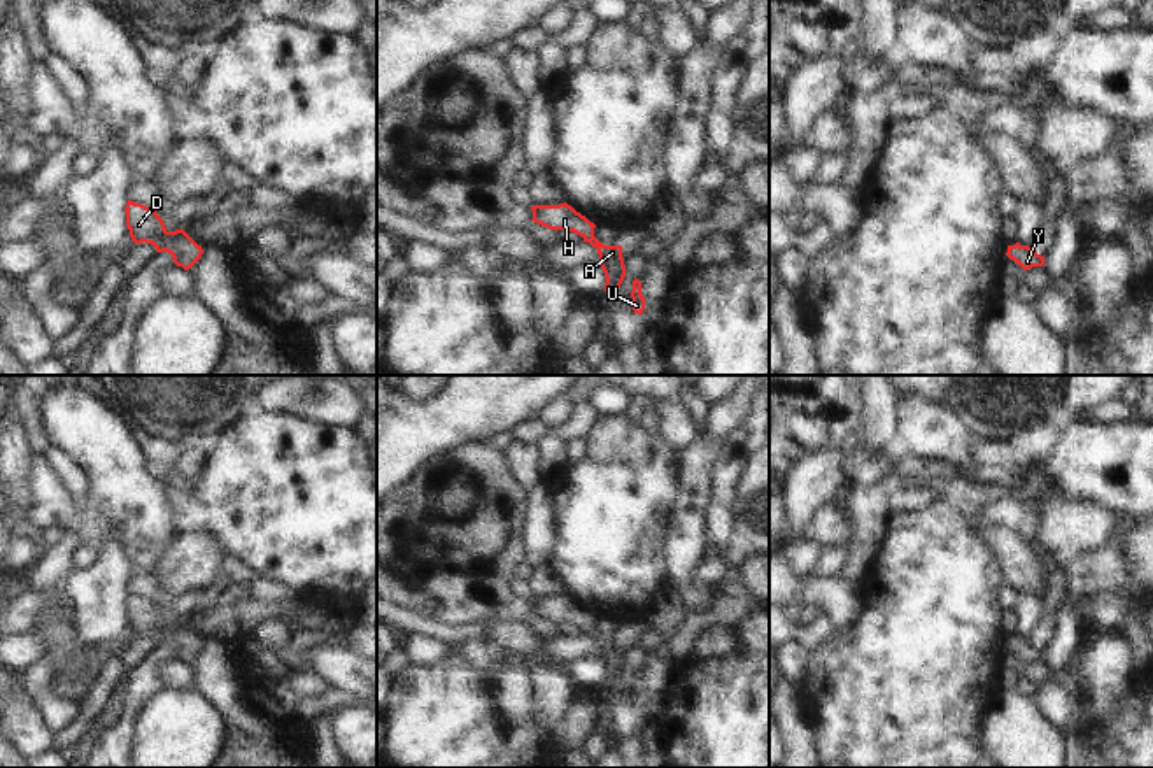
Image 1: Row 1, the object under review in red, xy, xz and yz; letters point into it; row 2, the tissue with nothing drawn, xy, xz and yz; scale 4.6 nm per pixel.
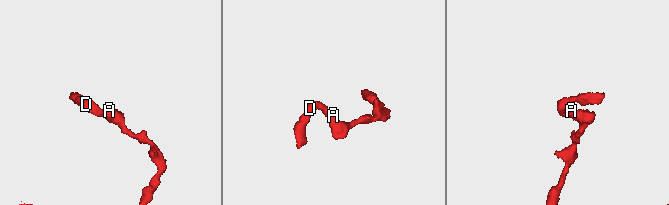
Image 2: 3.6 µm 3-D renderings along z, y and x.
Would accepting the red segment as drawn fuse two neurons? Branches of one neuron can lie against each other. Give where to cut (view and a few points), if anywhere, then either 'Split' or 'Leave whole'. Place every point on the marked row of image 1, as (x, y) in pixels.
No split. Leave whole

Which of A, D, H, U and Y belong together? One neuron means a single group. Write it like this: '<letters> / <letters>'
A D H U Y

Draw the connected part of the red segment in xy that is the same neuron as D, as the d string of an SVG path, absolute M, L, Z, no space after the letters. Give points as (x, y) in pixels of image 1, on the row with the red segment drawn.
M128 200L126 203L126 226L135 244L152 244L158 252L170 252L173 263L189 270L203 254L198 245L182 228L168 231L163 219L156 210L142 203Z

